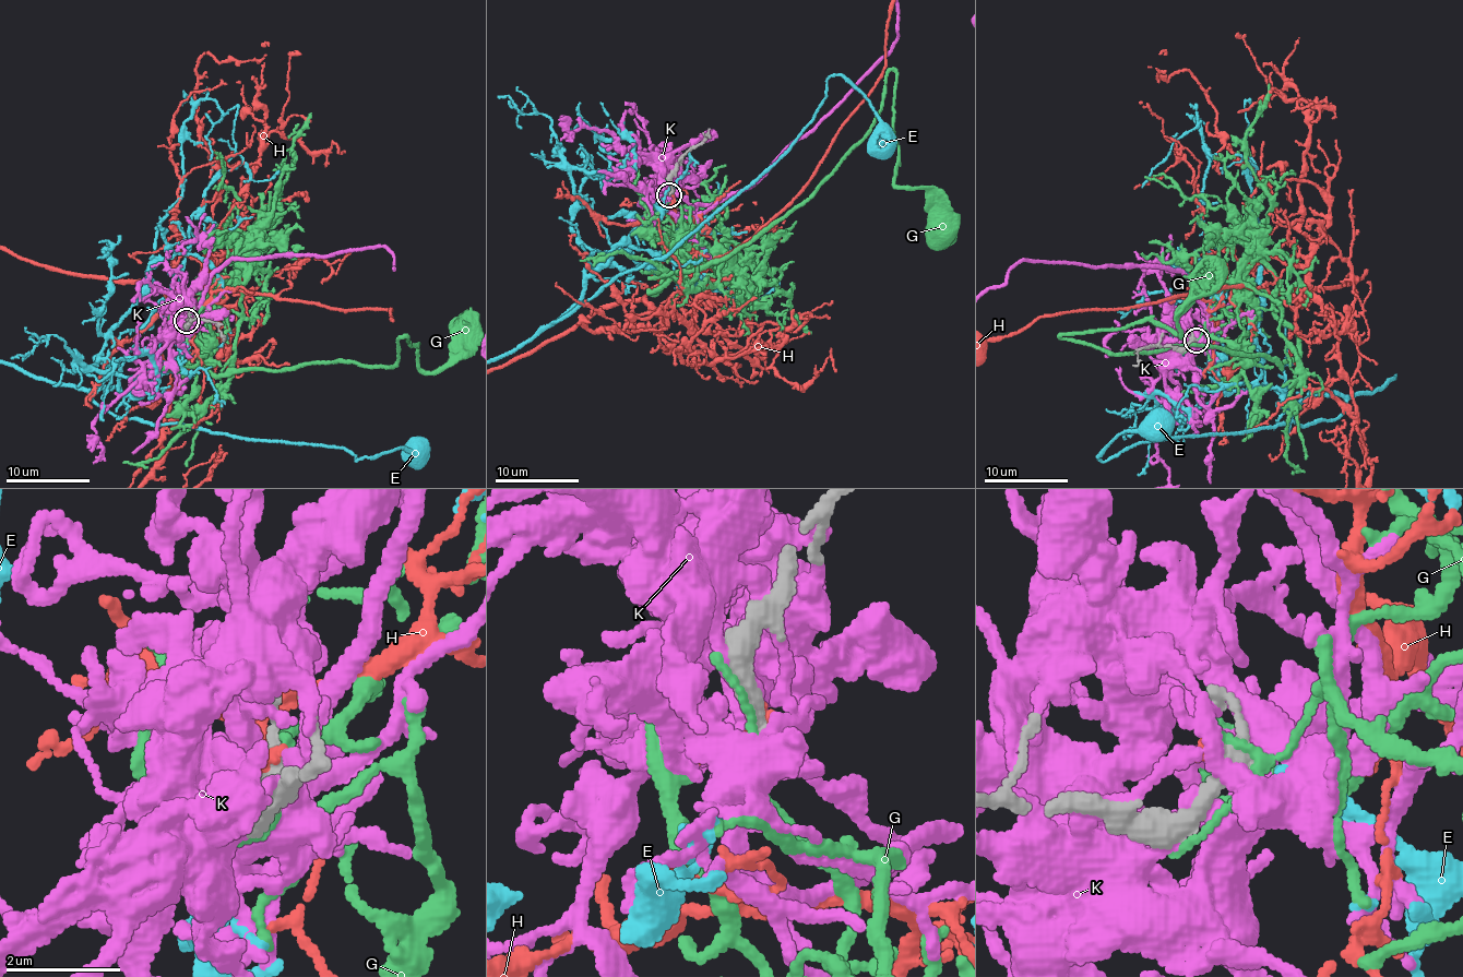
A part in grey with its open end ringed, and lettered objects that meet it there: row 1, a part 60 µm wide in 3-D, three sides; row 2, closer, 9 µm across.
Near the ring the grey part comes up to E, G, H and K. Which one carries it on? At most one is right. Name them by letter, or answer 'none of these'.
E

